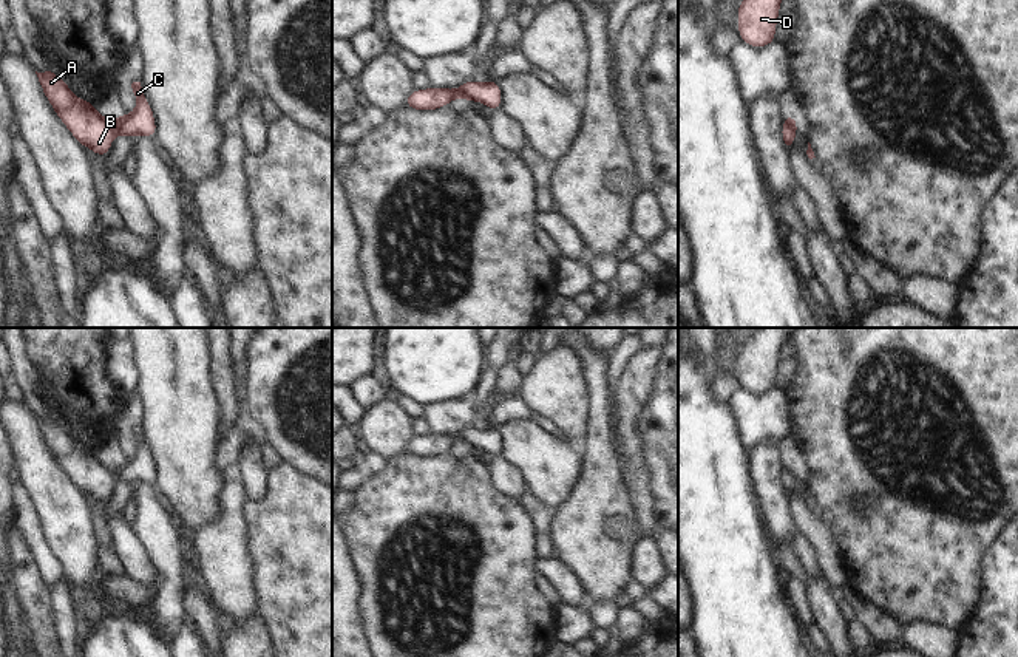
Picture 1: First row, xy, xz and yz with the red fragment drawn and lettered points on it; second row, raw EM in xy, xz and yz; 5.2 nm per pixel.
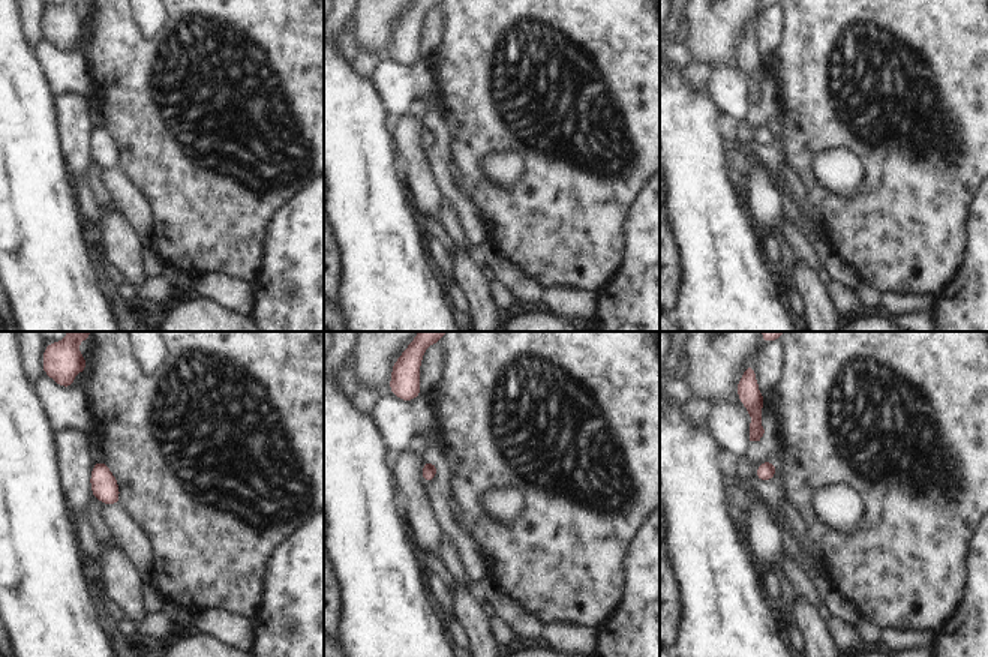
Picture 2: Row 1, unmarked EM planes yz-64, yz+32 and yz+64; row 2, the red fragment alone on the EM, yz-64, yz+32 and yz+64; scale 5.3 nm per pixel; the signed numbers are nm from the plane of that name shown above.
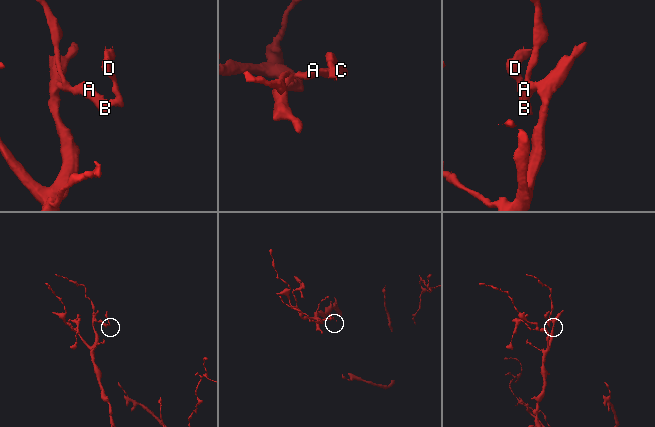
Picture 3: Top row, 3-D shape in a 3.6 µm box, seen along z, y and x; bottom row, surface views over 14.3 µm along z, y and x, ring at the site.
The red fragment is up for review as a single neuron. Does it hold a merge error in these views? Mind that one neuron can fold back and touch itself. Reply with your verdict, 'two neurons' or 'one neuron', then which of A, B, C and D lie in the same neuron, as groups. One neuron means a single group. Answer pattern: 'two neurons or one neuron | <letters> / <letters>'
one neuron | A B C D

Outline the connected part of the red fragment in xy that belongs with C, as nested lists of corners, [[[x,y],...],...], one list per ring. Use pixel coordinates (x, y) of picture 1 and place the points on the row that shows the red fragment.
[[[51,68],[37,73],[43,96],[49,105],[71,131],[73,138],[88,147],[97,156],[105,158],[111,148],[113,139],[117,134],[136,138],[154,138],[158,127],[154,113],[144,94],[141,82],[133,82],[131,88],[136,96],[136,108],[130,114],[107,117],[96,113],[96,102],[85,102],[76,96],[68,83],[60,79]]]

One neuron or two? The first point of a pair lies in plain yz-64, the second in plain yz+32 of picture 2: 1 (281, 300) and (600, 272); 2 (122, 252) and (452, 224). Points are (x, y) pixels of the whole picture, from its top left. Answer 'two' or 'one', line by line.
1: two
2: two

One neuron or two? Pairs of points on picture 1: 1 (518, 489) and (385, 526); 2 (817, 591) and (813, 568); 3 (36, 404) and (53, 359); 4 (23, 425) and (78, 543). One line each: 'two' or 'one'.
1: two
2: two
3: two
4: one

